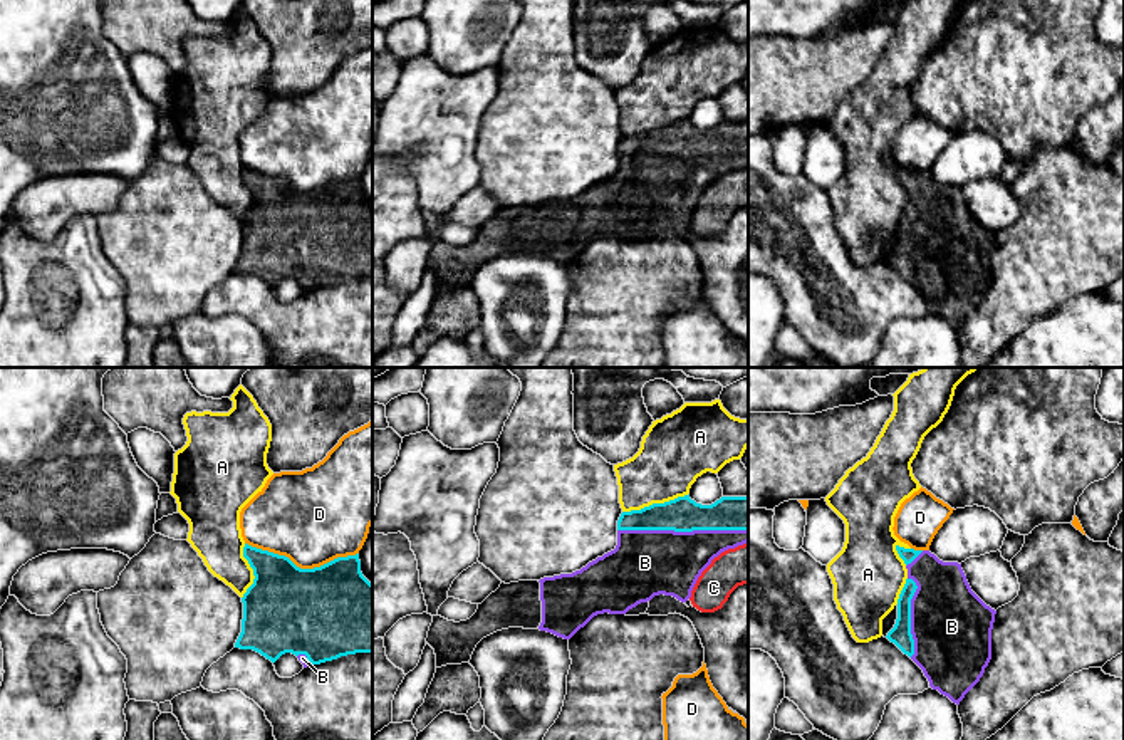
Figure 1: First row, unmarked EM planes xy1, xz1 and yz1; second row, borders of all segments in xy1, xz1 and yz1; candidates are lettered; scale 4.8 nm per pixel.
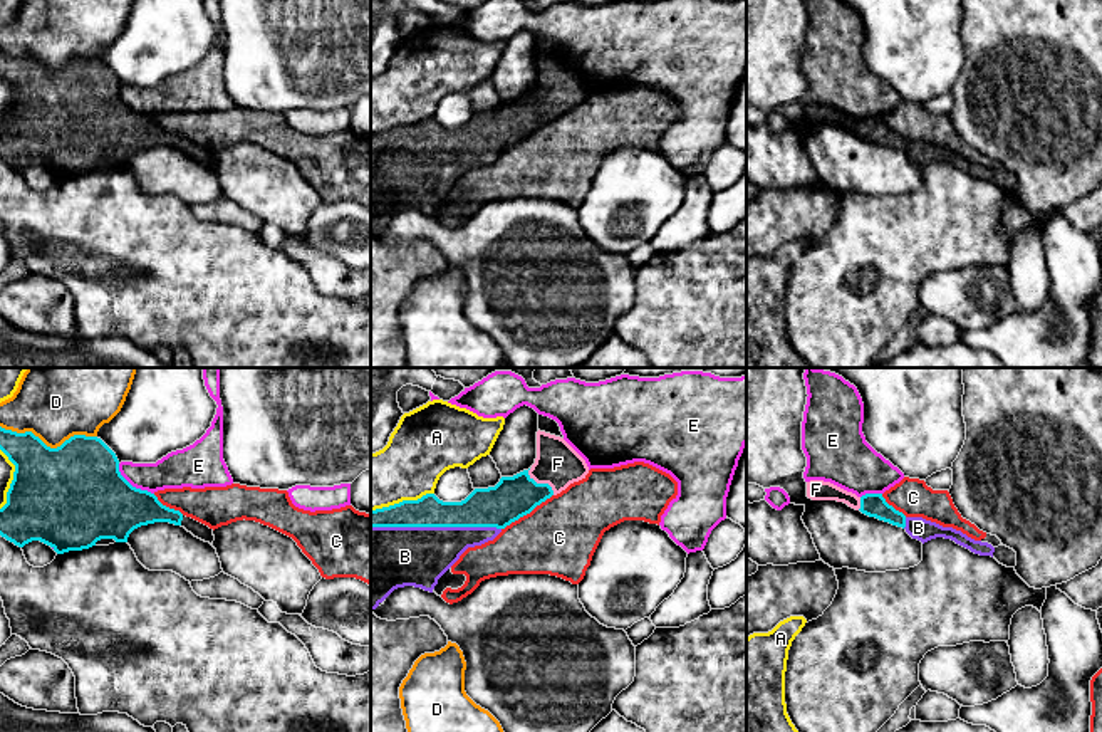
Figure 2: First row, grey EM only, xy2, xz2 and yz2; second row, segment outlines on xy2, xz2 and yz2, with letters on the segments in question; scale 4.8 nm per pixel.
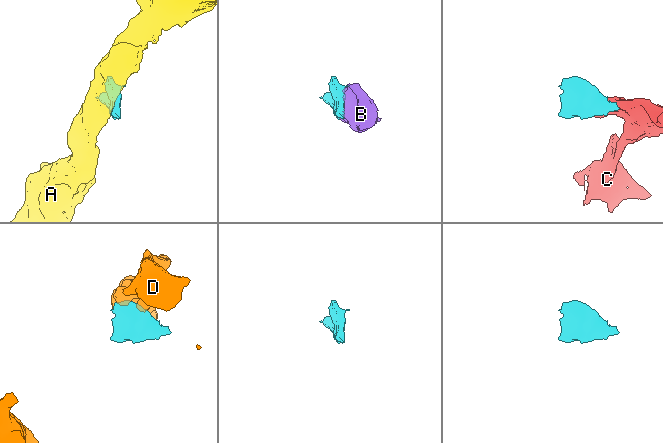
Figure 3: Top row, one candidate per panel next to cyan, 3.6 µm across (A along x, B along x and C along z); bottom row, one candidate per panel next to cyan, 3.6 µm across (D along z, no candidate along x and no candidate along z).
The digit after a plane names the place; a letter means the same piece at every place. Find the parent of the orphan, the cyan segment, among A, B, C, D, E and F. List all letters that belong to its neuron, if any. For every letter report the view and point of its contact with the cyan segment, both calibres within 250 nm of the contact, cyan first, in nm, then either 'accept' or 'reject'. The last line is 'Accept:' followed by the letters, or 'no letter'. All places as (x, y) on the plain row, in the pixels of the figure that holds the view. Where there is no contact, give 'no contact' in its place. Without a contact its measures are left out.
A: xz1 (655, 128) | 160/320 nm | reject
B: xz1 (683, 155) | 160/320 nm | accept
C: xz2 (527, 136) | 200/360 nm | reject
D: xy1 (302, 193) | 440/440 nm | reject
E: xy2 (131, 109) | 440/180 nm | reject
F: xz2 (542, 108) | 200/220 nm | accept
Accept: B, F

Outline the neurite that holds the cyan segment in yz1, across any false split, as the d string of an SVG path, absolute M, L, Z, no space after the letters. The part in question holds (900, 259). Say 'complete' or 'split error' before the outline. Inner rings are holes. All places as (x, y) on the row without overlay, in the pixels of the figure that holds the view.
split error; M896 169L908 193L887 263L924 297L933 314L960 329L991 284L997 235L970 211L958 186Z

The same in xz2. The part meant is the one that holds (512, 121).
split error; M537 55L537 82L530 94L502 101L495 111L475 112L461 126L443 126L434 118L371 134L371 235L404 210L433 217L438 203L475 170L493 165L507 149L537 129L585 102L585 84L560 60Z

